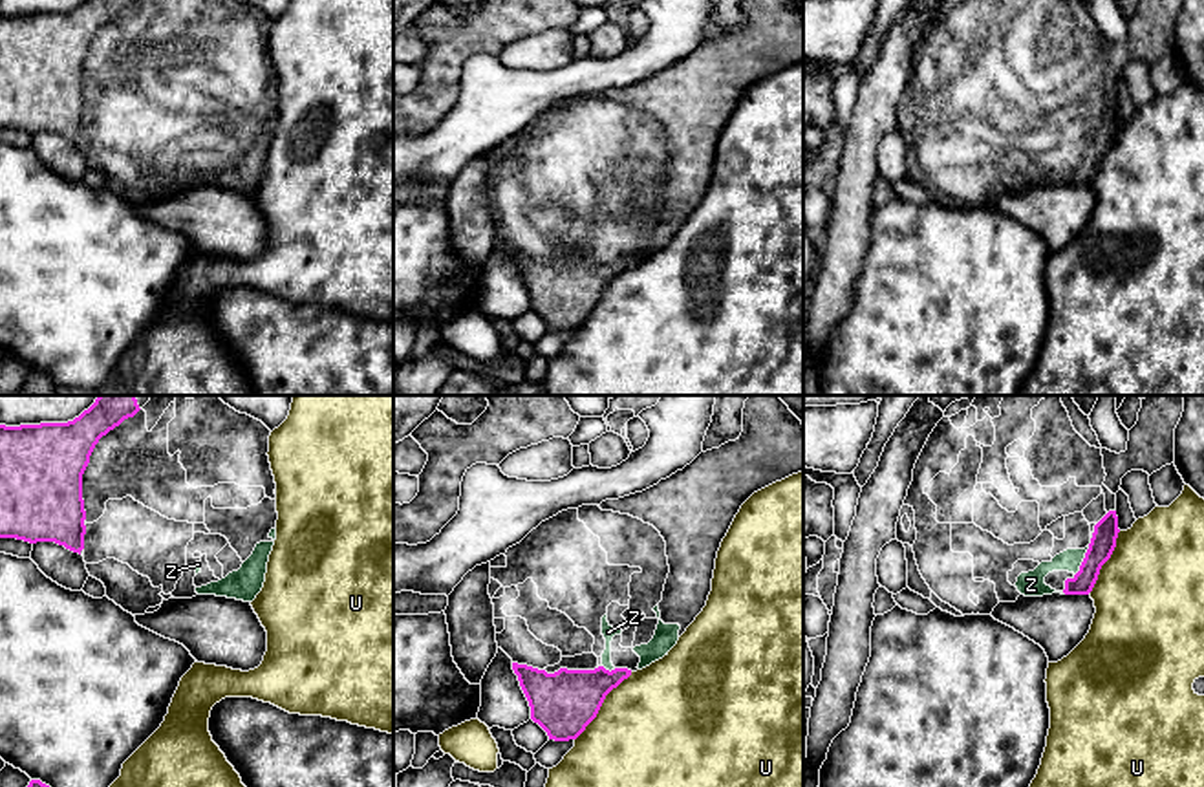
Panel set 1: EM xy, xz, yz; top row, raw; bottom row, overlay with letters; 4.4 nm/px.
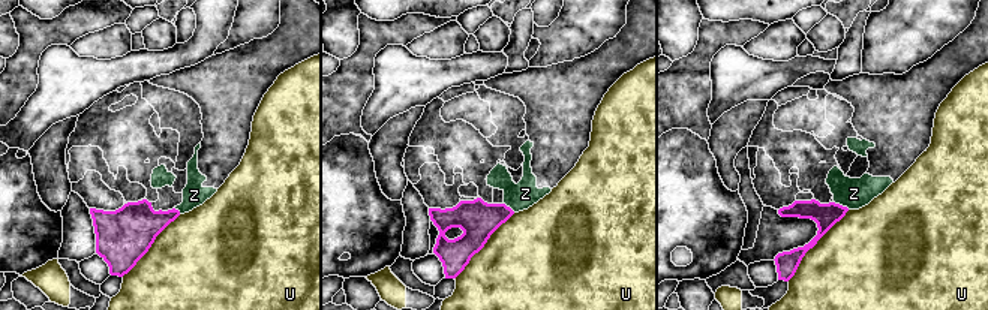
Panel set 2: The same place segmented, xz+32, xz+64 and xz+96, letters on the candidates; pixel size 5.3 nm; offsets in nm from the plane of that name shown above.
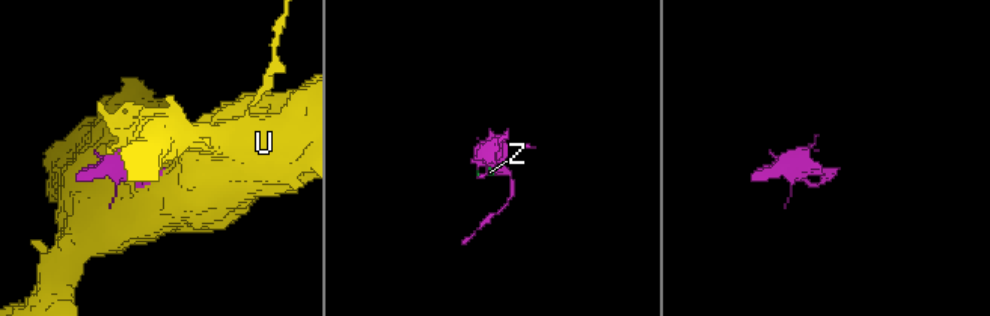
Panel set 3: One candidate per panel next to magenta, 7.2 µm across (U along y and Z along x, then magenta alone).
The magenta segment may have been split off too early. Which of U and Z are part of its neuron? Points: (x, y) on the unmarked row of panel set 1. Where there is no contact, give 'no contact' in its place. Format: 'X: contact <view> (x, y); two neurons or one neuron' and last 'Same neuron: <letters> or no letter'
U: contact xz (601, 295); two neurons
Z: contact yz (1082, 152); one neuron
Same neuron: Z

